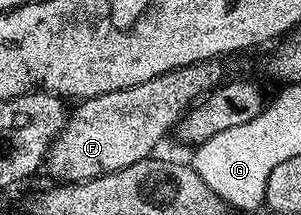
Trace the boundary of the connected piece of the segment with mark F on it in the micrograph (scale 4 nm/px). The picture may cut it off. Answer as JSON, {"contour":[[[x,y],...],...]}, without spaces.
{"contour":[[[212,60],[189,64],[153,80],[145,80],[145,84],[82,99],[76,105],[79,107],[70,111],[67,125],[51,145],[45,163],[46,173],[63,184],[88,182],[152,157],[158,151],[155,149],[159,141],[176,129],[179,119],[224,81],[221,63]]]}

